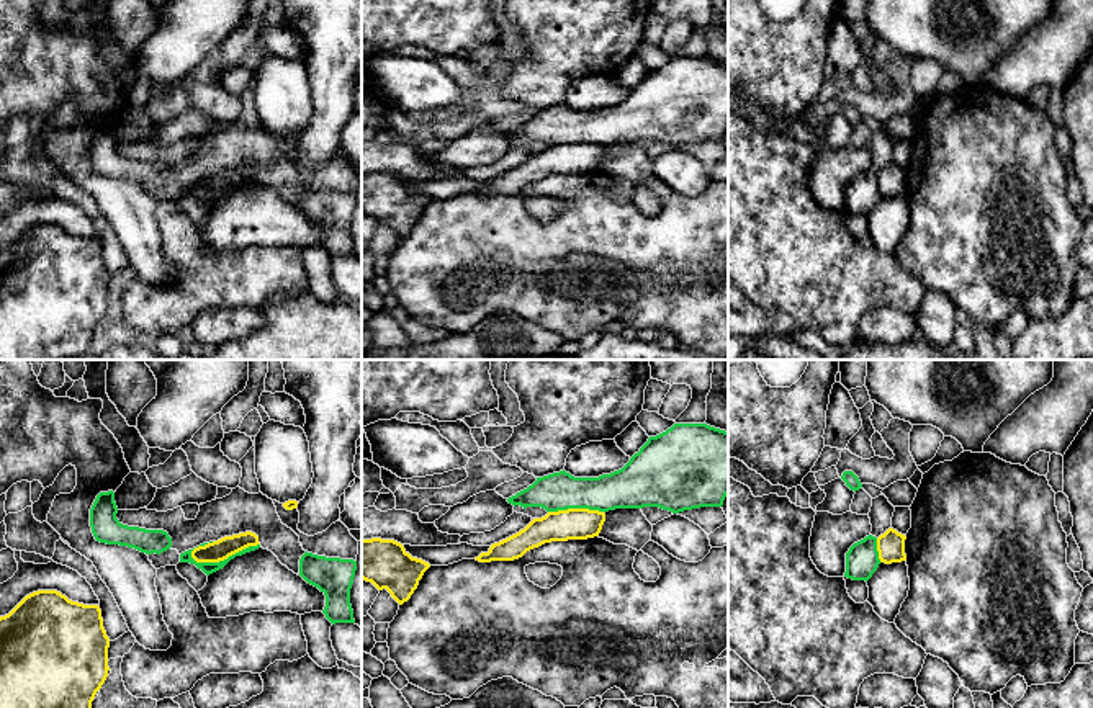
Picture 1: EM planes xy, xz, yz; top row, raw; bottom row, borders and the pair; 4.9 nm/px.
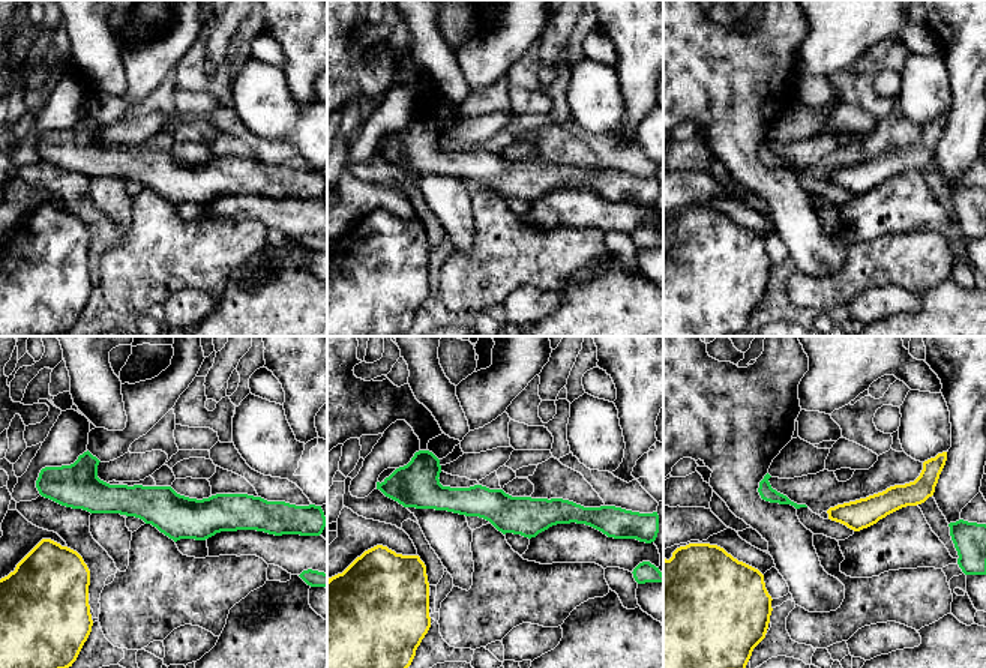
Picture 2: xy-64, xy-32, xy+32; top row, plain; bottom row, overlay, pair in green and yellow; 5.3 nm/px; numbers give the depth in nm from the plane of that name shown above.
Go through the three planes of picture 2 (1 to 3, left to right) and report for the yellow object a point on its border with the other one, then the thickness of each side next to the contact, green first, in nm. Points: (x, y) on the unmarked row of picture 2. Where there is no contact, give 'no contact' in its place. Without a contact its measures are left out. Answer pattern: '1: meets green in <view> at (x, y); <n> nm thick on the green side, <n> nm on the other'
1: no contact
2: no contact
3: no contact

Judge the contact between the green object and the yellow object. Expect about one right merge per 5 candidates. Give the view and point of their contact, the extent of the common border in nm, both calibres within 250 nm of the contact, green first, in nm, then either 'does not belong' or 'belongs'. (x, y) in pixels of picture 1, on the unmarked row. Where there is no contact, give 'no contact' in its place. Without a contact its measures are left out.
contact xy (224, 193); length 360 nm; calibres 60 and 100 nm; does not belong

